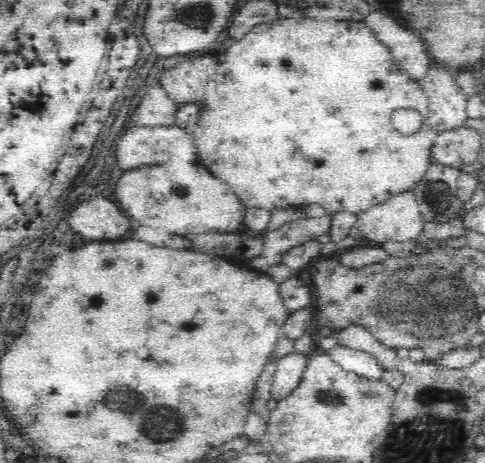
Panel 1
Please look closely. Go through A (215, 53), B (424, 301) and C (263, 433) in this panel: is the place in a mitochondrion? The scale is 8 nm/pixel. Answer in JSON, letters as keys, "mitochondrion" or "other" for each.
{"A":"other","B":"mitochondrion","C":"other"}

